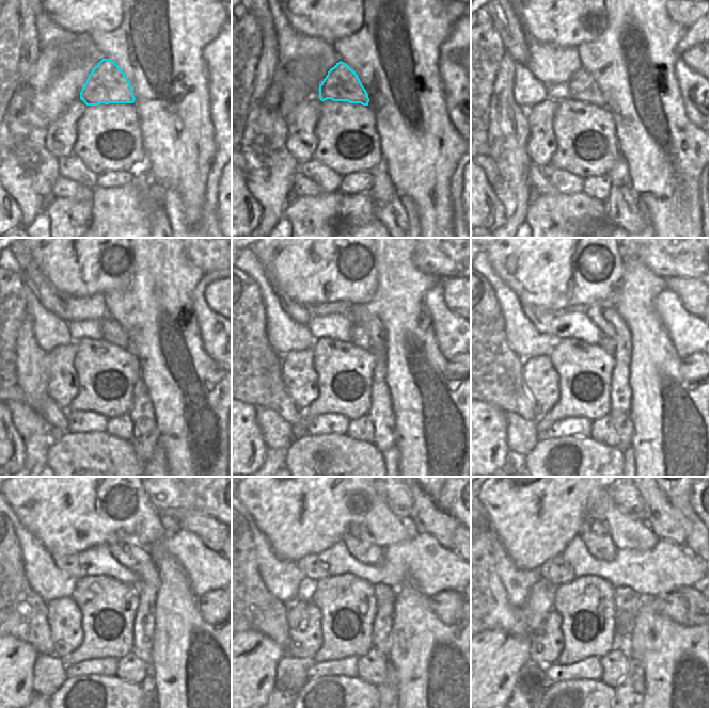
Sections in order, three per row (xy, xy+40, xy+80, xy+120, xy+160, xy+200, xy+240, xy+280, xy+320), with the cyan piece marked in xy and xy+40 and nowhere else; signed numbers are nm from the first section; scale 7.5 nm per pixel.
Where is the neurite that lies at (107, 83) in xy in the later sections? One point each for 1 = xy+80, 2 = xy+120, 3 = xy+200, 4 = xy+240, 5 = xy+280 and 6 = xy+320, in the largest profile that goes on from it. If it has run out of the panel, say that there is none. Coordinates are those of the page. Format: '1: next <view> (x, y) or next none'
1: next xy+80 (583, 87)
2: next xy+120 (111, 332)
3: next xy+200 (608, 344)
4: next xy+240 (138, 586)
5: next xy+280 (383, 593)
6: next xy+320 (626, 600)

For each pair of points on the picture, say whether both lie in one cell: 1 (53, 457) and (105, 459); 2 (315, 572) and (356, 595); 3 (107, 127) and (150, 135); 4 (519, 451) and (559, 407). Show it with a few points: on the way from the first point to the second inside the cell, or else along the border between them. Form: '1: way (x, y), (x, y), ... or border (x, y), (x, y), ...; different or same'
1: way (66, 457), (92, 459); same
2: border (329, 576), (313, 583); different
3: border (135, 109), (138, 115), (141, 146), (145, 157); different
4: border (536, 421), (536, 430), (539, 437); different

